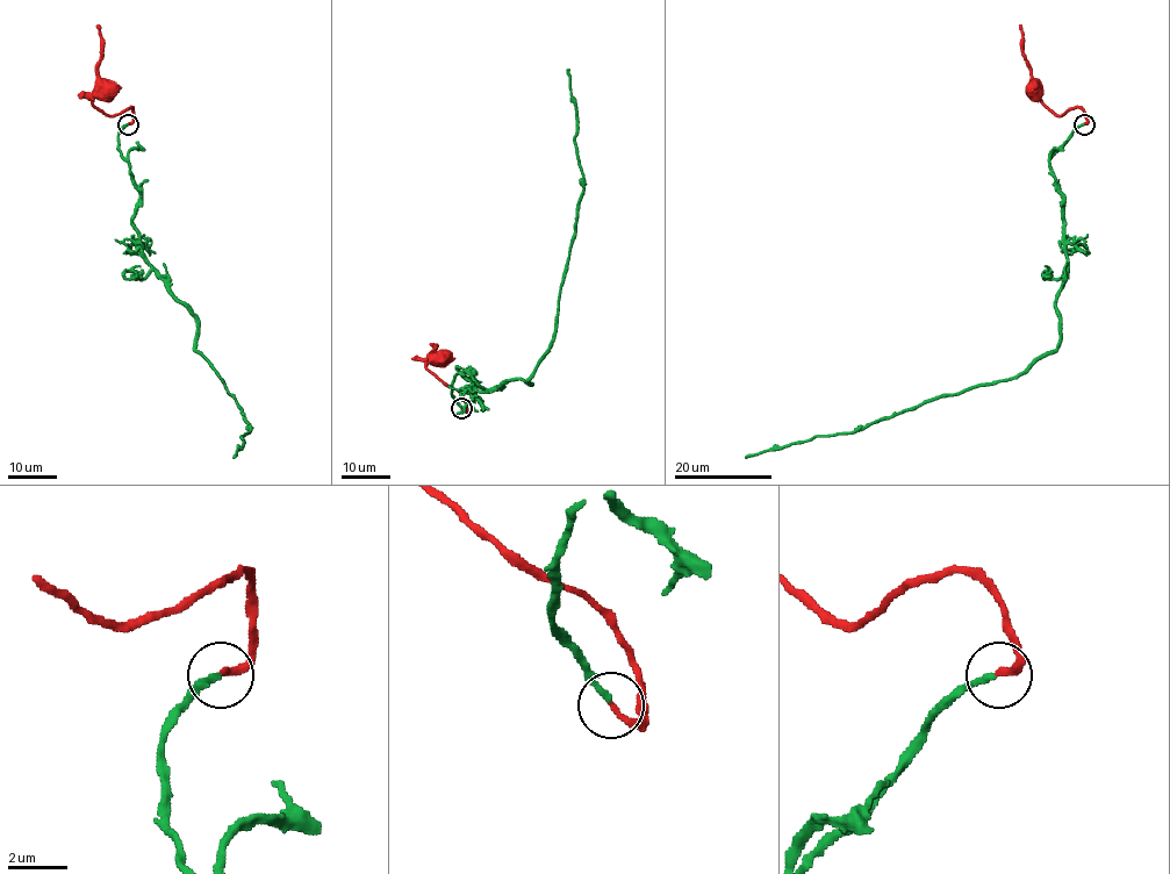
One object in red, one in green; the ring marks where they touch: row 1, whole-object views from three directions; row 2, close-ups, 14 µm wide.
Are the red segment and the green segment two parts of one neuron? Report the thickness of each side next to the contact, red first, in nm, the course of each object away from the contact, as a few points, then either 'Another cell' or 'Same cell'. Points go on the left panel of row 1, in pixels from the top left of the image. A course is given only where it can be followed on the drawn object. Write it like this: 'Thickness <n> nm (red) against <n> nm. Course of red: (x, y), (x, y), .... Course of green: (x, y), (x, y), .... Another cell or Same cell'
Thickness 240 nm (red) against 200 nm. Course of red: (128, 124), (133, 121), (131, 107), (106, 116), (92, 104), (95, 97), (107, 94), (107, 90). Course of green: (128, 124), (119, 150), (140, 194), (131, 221), (140, 252), (195, 319), (196, 350), (250, 423), (234, 458). Same cell

